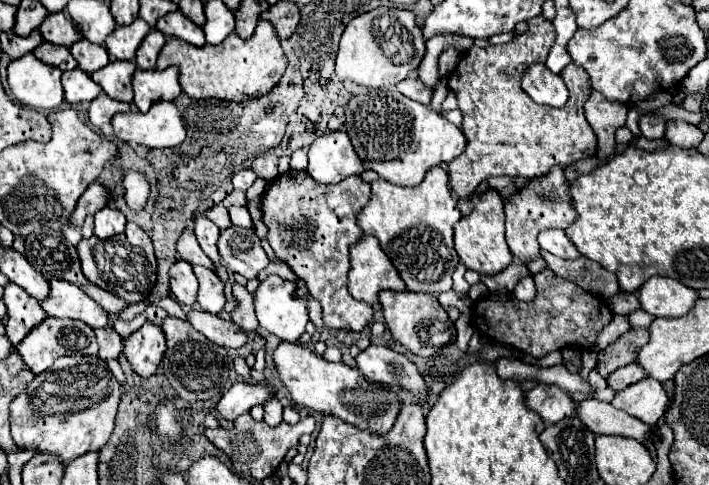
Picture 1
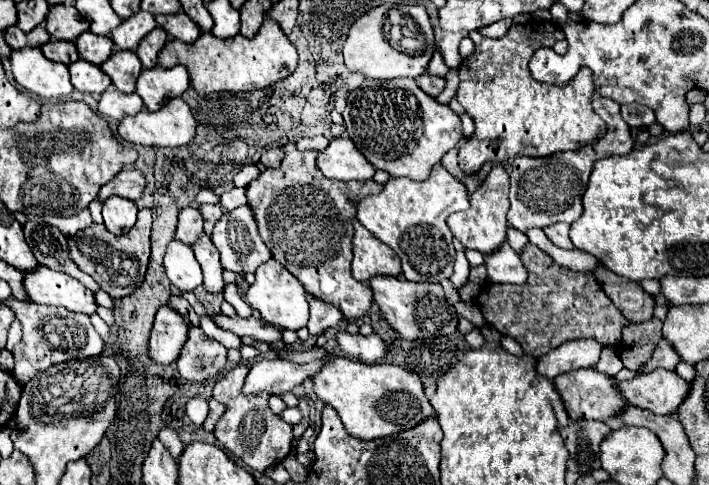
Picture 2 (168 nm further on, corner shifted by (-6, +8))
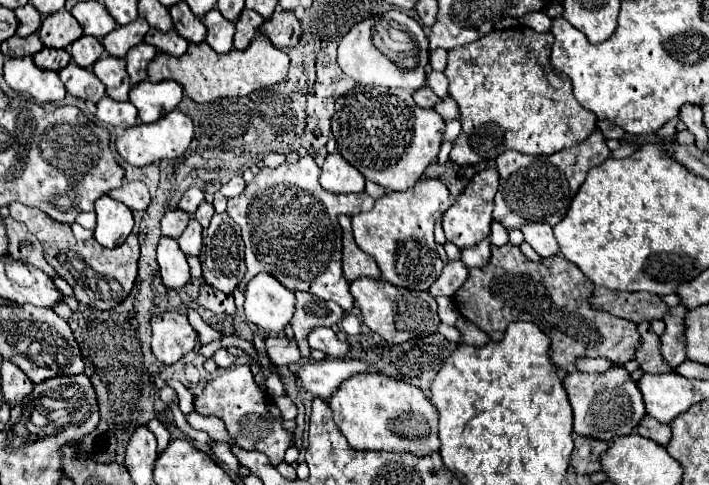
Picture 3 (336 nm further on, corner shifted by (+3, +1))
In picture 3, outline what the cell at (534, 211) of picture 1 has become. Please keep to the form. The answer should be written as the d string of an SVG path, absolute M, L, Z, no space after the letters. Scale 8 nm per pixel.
M593 131L583 143L557 151L549 157L531 157L517 151L503 151L495 159L499 171L499 191L495 195L493 219L499 221L505 229L535 221L557 225L565 217L569 203L583 185L587 171L603 163L607 157L609 147L605 145L605 137L599 131Z

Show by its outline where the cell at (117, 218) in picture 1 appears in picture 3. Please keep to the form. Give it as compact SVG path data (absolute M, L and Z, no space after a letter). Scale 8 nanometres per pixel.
M103 195L95 201L97 213L97 229L95 239L103 247L117 247L123 243L133 231L133 213L123 203Z

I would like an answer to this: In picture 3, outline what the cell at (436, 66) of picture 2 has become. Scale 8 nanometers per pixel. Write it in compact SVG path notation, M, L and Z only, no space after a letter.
M429 71L427 73L427 87L433 89L441 99L447 97L447 77L441 71Z

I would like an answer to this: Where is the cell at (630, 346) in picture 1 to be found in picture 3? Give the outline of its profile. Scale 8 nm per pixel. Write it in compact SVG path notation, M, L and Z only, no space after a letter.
M639 323L639 335L641 345L635 353L635 359L641 363L641 369L645 373L673 373L675 369L671 369L669 363L663 359L659 351L659 337L653 333L649 323Z

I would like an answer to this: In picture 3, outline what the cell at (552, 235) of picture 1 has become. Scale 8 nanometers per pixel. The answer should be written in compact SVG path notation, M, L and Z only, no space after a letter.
M529 223L521 227L525 241L541 255L541 257L553 257L559 253L557 241L553 237L553 229L547 223Z

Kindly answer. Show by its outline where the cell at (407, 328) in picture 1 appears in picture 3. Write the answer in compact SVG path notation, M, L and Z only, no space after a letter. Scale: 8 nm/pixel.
M359 277L351 283L351 295L355 299L355 305L361 311L363 323L379 333L389 343L405 343L413 337L431 335L437 331L439 315L437 315L437 303L429 293L423 291L407 291L399 289L387 281L371 279L371 277Z

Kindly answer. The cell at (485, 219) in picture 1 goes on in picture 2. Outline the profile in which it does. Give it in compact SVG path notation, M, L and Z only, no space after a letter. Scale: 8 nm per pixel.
M494 166L492 172L488 174L488 178L482 182L482 186L472 192L470 196L470 208L464 212L454 212L448 218L448 226L454 234L454 238L458 238L464 248L470 250L478 250L484 256L494 254L504 242L506 242L506 212L510 208L508 202L508 172L502 166Z

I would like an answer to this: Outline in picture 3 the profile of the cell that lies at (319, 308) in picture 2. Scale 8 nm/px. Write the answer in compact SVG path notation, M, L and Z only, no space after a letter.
M295 293L295 315L291 327L295 331L295 341L305 359L309 359L311 349L307 347L305 335L315 327L333 327L343 319L343 309L335 301L323 301L311 293Z

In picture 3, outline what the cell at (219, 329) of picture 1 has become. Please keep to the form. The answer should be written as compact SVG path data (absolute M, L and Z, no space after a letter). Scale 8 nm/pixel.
M269 337L269 339L265 339L265 345L267 345L267 351L269 351L271 361L277 367L283 367L283 365L291 365L291 363L301 361L299 345L293 339L289 339L289 337L283 337L283 339Z

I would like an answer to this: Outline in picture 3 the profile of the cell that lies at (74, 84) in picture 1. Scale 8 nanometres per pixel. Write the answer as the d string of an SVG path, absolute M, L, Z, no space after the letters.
M73 61L59 71L59 77L65 83L67 93L71 93L73 97L97 103L105 95L105 85L95 77L95 73L91 69L79 67Z

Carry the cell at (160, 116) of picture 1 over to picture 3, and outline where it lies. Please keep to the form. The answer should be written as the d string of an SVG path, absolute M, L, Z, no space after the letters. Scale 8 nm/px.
M179 109L167 113L163 119L151 123L151 125L137 125L137 127L131 127L127 129L121 137L117 137L115 141L115 147L117 147L117 153L133 167L143 167L143 165L149 165L153 161L161 161L161 159L177 159L185 153L185 149L189 147L191 139L193 139L195 131L193 131L193 121L181 113Z

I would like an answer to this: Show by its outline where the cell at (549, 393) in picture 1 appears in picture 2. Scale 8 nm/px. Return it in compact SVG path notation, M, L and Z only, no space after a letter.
M594 368L572 370L572 372L566 372L566 374L560 374L560 376L554 378L554 386L556 386L556 390L558 390L558 394L564 402L564 408L566 408L566 412L572 420L578 420L578 418L606 420L626 406L626 402L622 400L622 396L618 394L618 390L614 386L614 380L606 374L600 374Z

